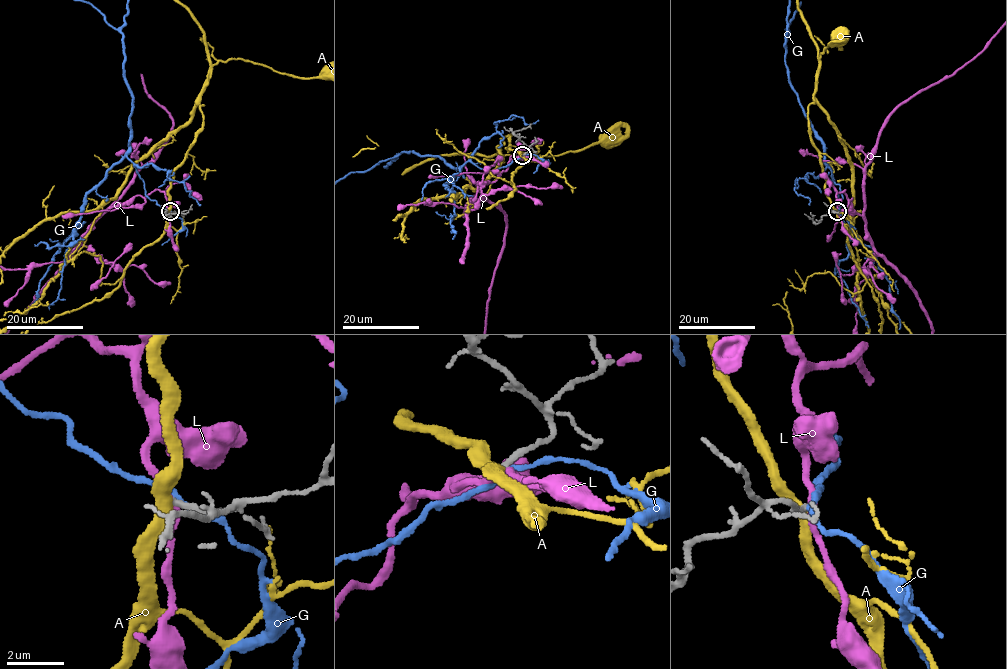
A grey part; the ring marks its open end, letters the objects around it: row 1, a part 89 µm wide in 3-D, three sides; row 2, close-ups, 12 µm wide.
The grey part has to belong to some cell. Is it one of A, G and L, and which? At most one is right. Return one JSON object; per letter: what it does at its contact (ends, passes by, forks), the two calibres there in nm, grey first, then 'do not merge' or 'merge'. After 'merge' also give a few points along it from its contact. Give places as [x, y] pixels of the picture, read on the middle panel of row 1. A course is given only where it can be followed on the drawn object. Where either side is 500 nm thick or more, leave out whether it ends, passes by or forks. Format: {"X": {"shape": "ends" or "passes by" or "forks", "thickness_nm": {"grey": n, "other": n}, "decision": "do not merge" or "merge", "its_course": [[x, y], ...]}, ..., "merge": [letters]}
{"A": {"shape": "passes by", "thickness_nm": {"grey": 200, "other": 400}, "decision": "do not merge"}, "G": {"shape": "passes by", "thickness_nm": {"grey": 240, "other": 180}, "decision": "do not merge"}, "L": {"shape": "passes by", "thickness_nm": {"grey": 200, "other": 240}, "decision": "do not merge"}, "merge": []}

